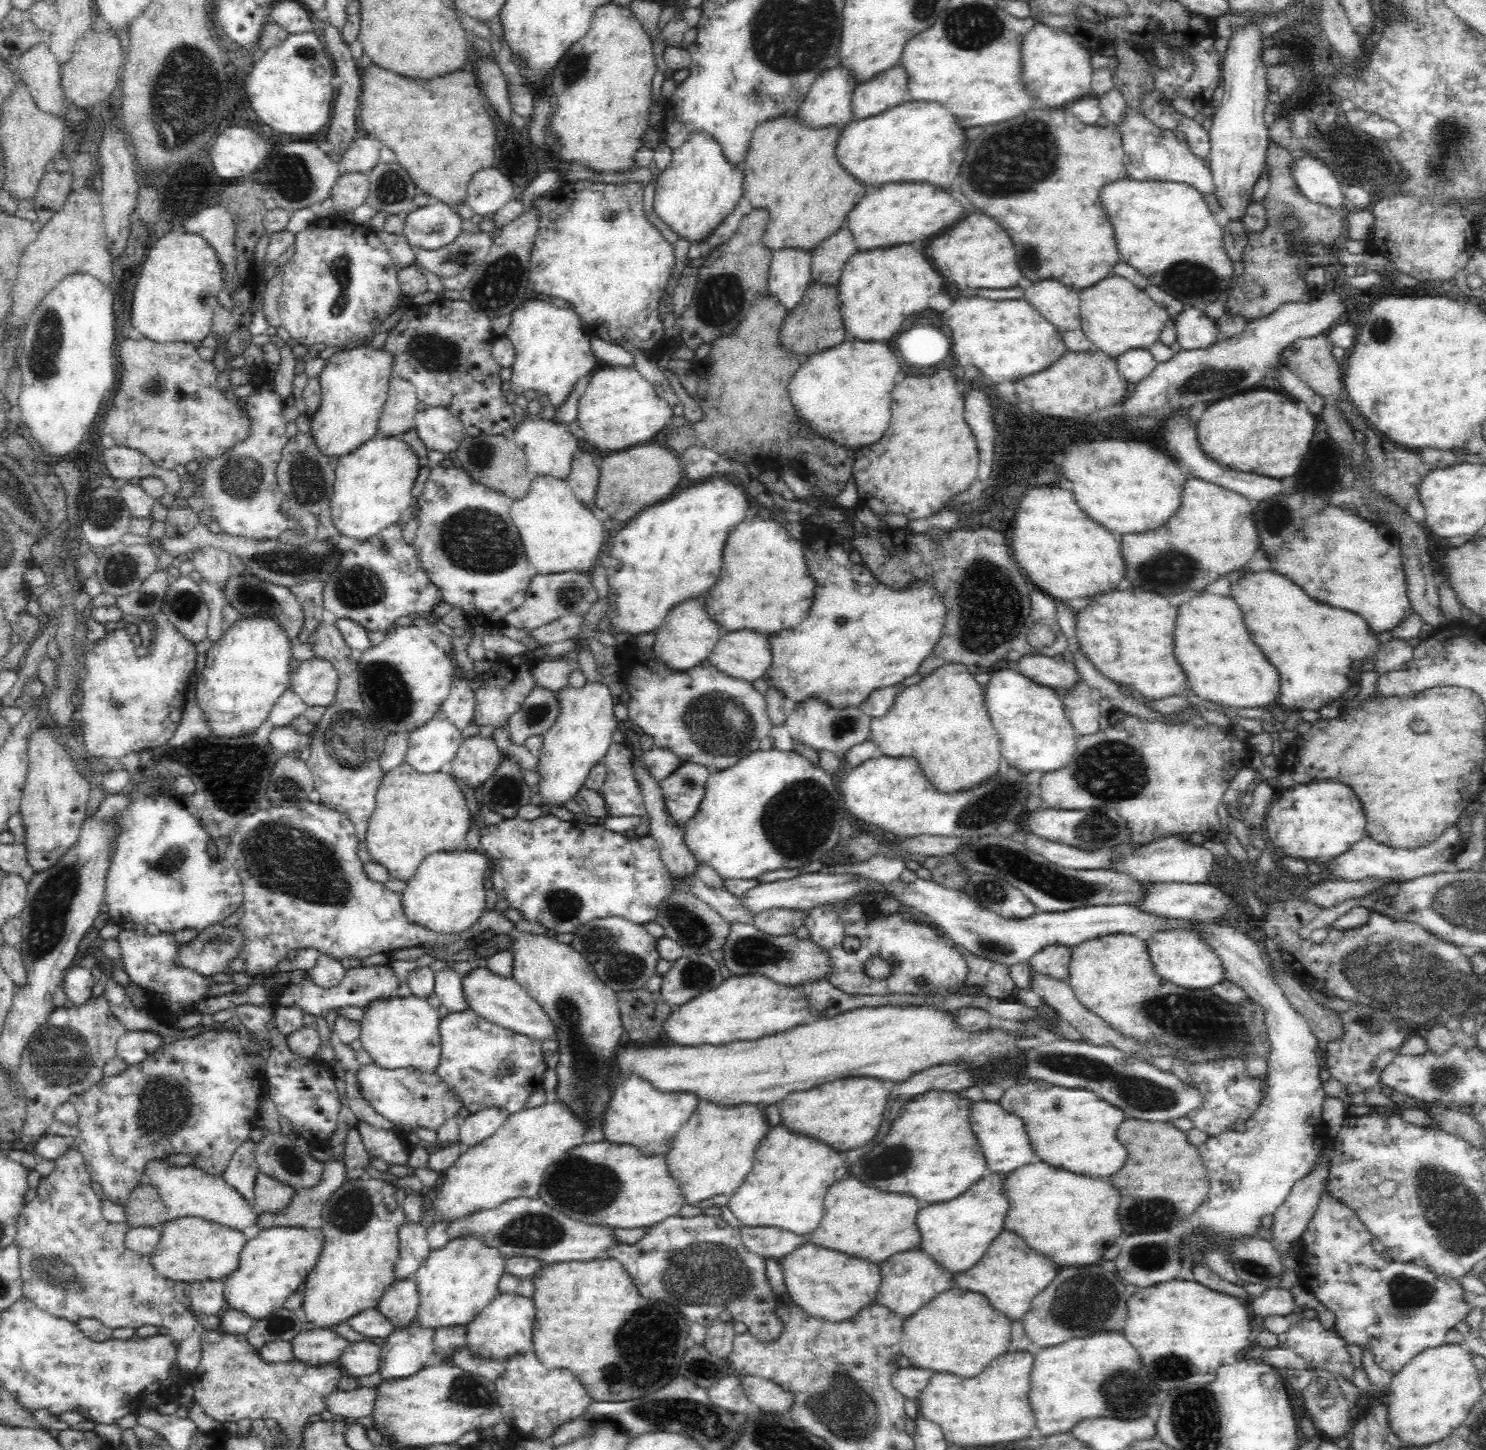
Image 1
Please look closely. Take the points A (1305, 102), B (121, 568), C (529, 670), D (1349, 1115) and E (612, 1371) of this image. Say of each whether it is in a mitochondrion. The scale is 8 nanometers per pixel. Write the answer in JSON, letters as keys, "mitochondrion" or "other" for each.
{"A":"other","B":"mitochondrion","C":"other","D":"other","E":"mitochondrion"}

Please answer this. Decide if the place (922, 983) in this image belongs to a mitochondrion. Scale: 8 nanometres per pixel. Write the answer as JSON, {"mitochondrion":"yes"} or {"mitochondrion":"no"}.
{"mitochondrion":"no"}

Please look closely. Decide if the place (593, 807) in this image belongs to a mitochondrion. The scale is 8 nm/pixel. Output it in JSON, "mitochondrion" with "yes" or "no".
{"mitochondrion":"no"}

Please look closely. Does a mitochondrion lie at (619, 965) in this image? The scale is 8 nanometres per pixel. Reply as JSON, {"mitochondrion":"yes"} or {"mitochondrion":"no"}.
{"mitochondrion":"yes"}

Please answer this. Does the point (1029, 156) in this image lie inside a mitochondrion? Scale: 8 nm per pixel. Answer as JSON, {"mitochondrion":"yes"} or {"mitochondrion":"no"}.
{"mitochondrion":"yes"}

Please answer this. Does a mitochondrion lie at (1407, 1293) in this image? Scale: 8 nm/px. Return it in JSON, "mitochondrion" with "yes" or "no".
{"mitochondrion":"yes"}

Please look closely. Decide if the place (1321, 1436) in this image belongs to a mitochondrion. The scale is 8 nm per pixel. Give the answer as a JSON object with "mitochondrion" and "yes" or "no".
{"mitochondrion":"no"}

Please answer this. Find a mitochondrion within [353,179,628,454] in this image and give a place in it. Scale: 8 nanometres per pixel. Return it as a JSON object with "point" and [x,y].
{"point":[497,288]}

